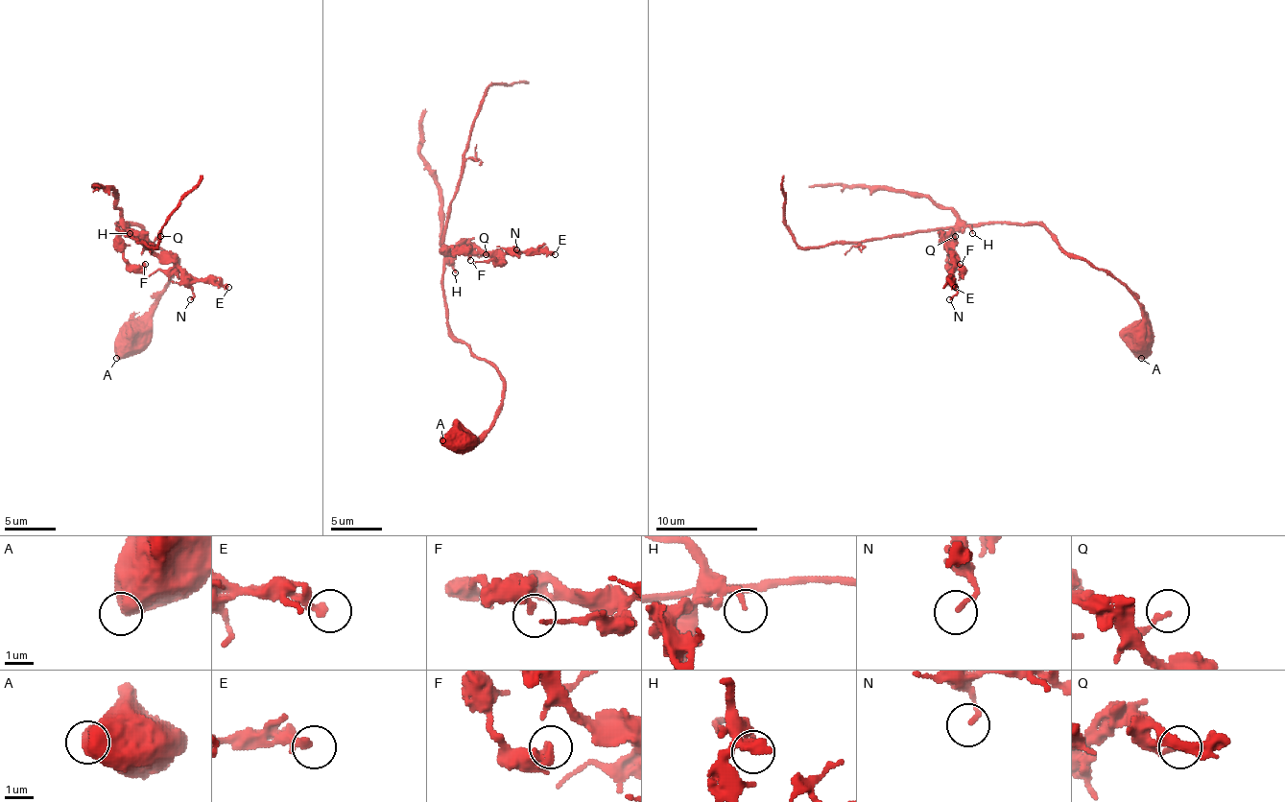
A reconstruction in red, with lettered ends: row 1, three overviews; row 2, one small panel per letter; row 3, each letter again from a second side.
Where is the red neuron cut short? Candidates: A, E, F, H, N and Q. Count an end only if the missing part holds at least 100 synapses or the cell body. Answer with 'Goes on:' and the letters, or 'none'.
Goes on: none

